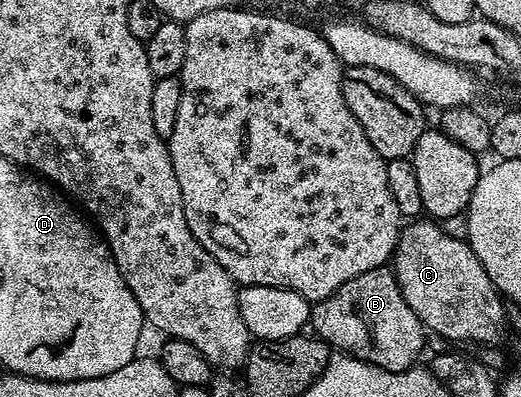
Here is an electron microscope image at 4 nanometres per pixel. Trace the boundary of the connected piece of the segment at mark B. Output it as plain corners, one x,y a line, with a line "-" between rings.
391,268
362,271
350,283
342,283
326,299
312,305
310,329
333,350
347,353
367,365
377,365
386,371
401,373
413,368
424,349
426,330
414,315
410,303
402,299
402,291

